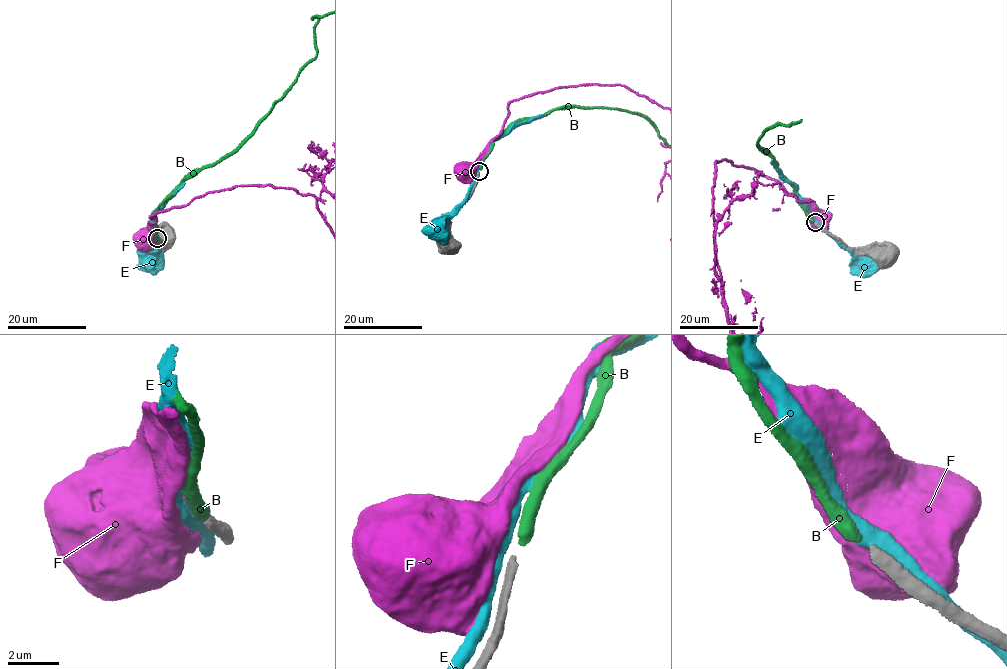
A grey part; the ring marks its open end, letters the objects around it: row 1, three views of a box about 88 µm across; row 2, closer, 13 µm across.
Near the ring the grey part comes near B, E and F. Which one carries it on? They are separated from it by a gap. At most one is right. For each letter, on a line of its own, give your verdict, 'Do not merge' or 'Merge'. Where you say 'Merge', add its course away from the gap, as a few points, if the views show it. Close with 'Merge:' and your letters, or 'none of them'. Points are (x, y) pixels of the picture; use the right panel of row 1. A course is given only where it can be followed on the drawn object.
B: Merge
E: Do not merge
F: Do not merge
Merge: B

